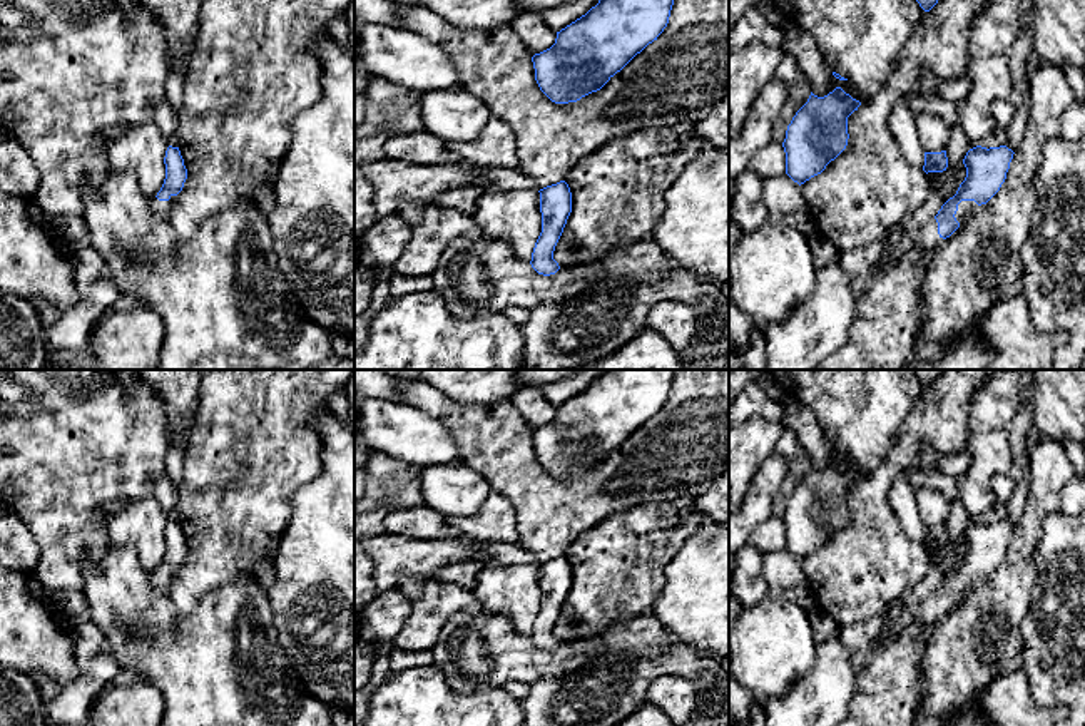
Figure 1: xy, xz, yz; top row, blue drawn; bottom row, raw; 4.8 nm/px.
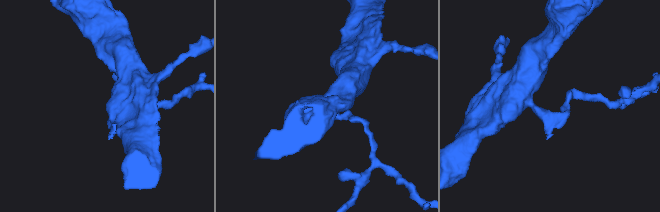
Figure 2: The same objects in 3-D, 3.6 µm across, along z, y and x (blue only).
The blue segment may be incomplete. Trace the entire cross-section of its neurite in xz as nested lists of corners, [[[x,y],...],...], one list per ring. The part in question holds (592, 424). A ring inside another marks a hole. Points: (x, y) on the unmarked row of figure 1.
[[[604,370],[585,390],[557,406],[555,418],[532,432],[540,465],[555,478],[600,465],[669,398],[675,370]]]

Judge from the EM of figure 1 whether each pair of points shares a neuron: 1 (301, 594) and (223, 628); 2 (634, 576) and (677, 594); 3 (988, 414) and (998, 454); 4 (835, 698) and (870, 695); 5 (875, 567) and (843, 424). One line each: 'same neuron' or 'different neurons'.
1: different neurons
2: different neurons
3: same neuron
4: different neurons
5: different neurons

